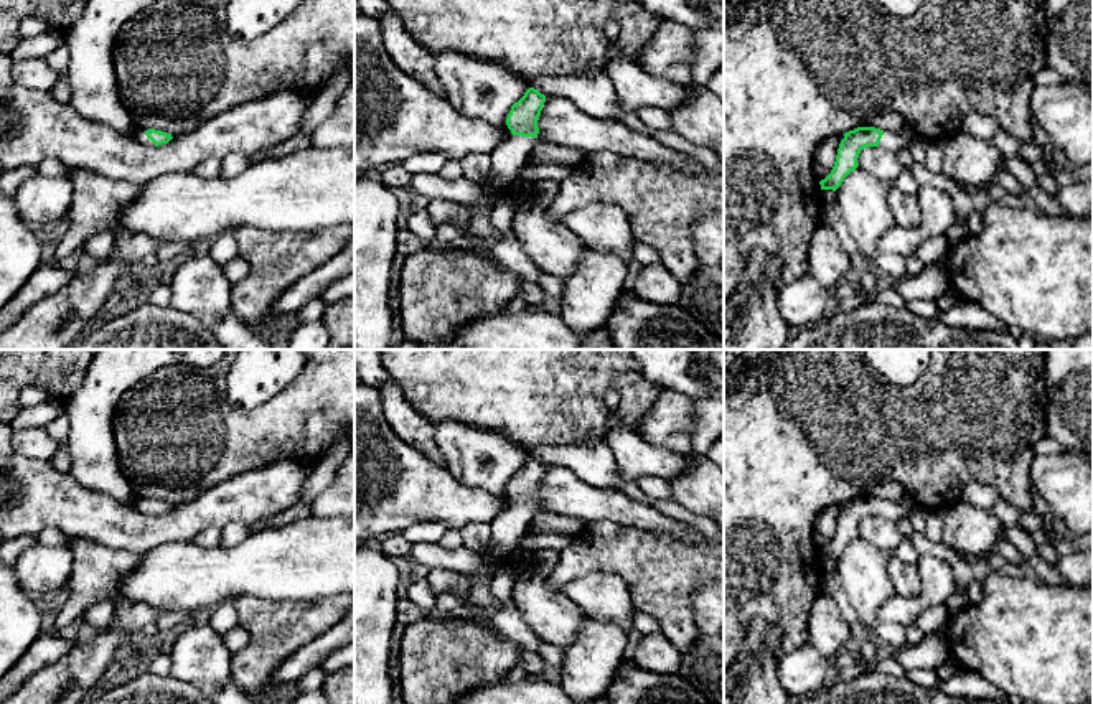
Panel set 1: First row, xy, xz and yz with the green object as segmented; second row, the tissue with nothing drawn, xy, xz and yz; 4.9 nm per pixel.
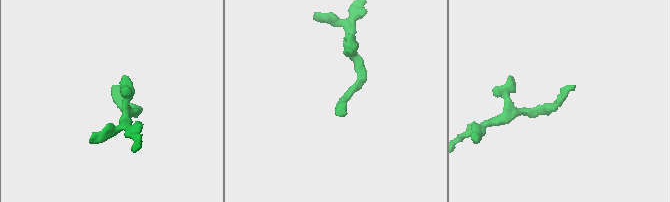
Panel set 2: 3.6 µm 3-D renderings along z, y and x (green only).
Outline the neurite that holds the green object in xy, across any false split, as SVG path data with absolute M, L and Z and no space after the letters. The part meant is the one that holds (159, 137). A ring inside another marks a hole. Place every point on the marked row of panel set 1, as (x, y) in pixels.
M137 129L134 138L137 138L140 143L147 147L158 147L168 143L173 137L171 134L155 130L155 129L148 129L148 130Z

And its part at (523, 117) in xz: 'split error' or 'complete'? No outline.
split error

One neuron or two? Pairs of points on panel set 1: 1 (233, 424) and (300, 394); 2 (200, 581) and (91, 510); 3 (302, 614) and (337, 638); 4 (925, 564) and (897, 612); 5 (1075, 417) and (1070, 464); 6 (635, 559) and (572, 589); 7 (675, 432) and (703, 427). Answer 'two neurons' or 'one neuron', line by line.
1: one neuron
2: two neurons
3: two neurons
4: one neuron
5: two neurons
6: two neurons
7: two neurons

